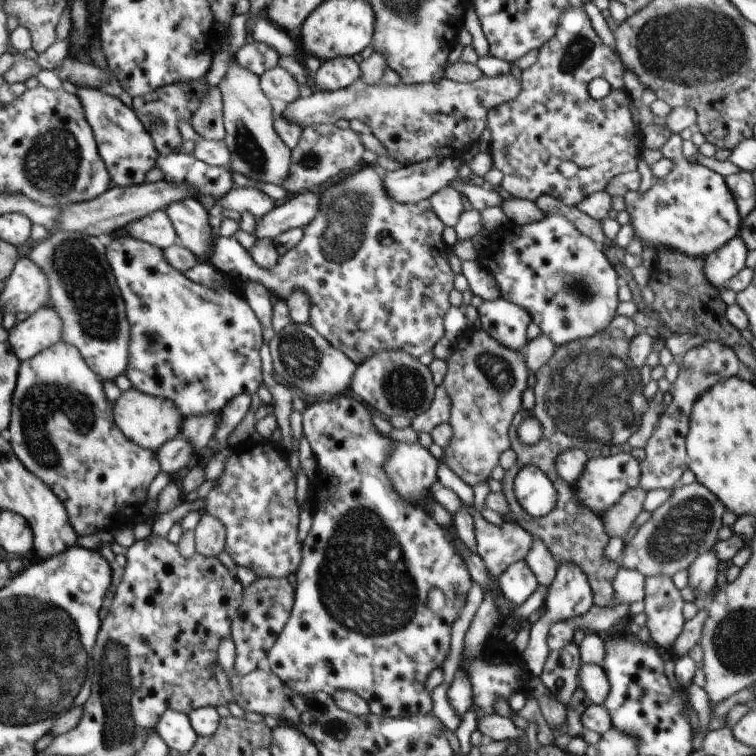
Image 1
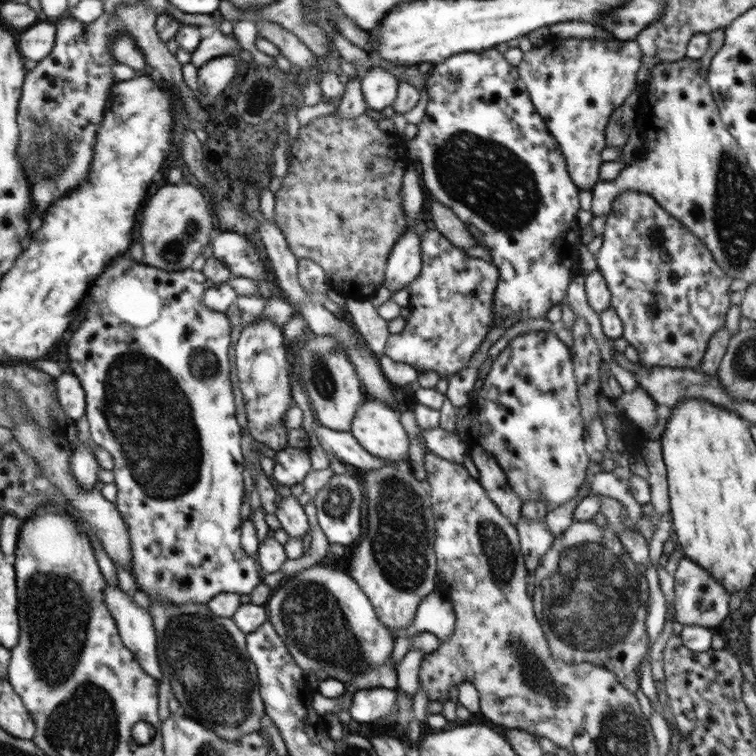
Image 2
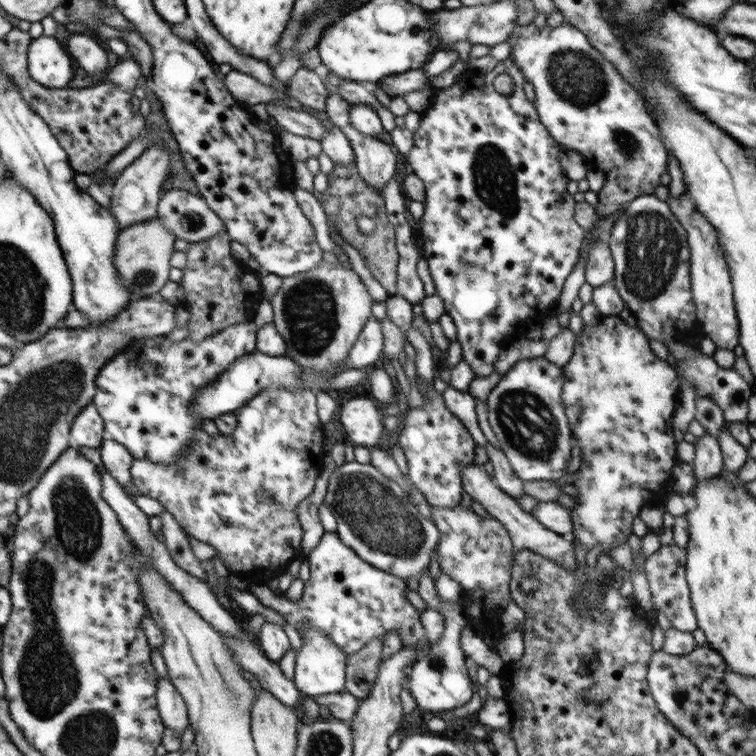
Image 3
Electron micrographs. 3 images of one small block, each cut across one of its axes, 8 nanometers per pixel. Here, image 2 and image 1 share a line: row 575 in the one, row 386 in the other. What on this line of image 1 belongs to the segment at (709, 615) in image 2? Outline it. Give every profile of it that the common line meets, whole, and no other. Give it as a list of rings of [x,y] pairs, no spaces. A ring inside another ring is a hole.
[[[706,341],[702,346],[697,344],[681,359],[679,372],[671,390],[672,402],[664,414],[660,414],[657,427],[653,430],[645,446],[646,458],[640,462],[641,474],[638,487],[642,490],[674,489],[680,482],[682,473],[689,468],[685,440],[689,431],[690,414],[694,403],[712,386],[726,382],[740,370],[737,352],[724,346],[721,342]]]

